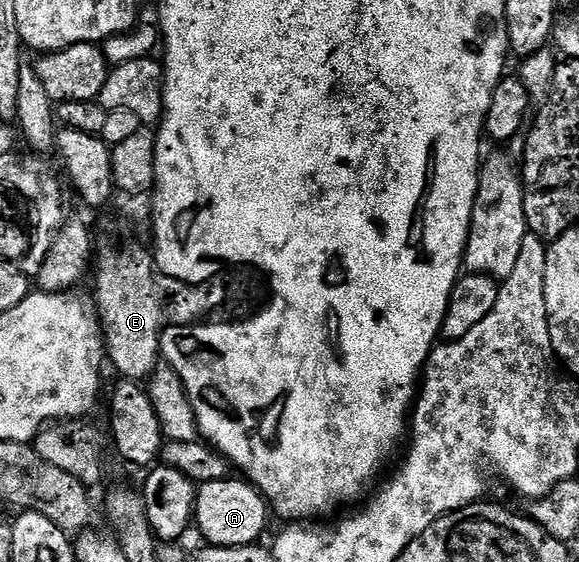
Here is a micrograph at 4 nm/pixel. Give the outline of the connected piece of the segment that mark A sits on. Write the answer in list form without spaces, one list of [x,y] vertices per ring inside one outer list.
[[[231,476],[225,482],[202,482],[197,491],[196,529],[201,529],[210,546],[251,546],[262,541],[261,533],[271,519],[269,503],[261,491],[240,477]]]

